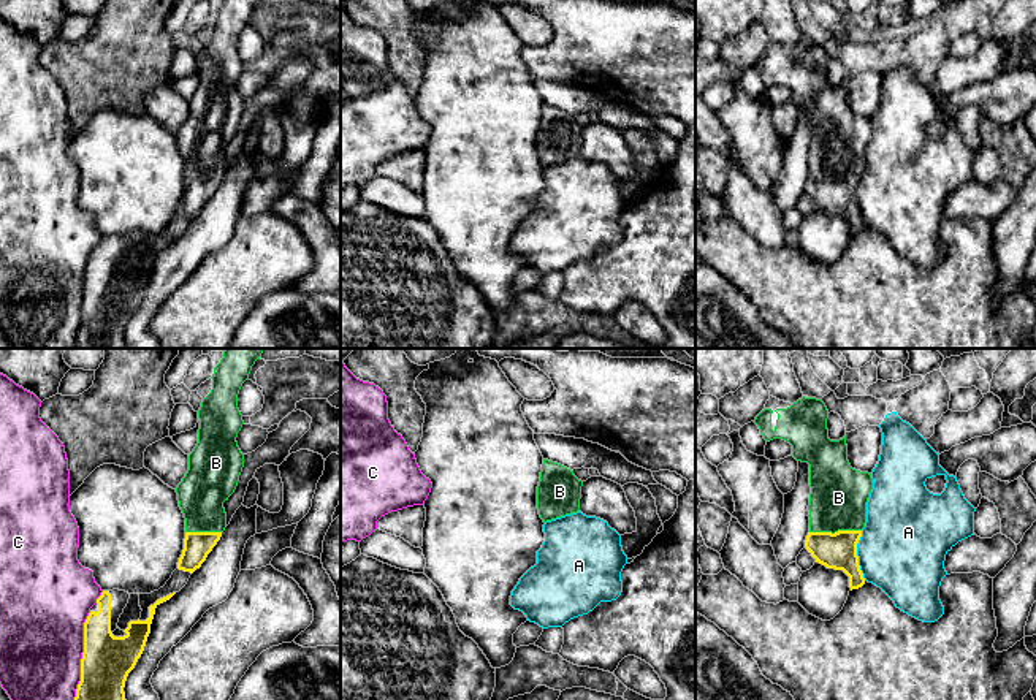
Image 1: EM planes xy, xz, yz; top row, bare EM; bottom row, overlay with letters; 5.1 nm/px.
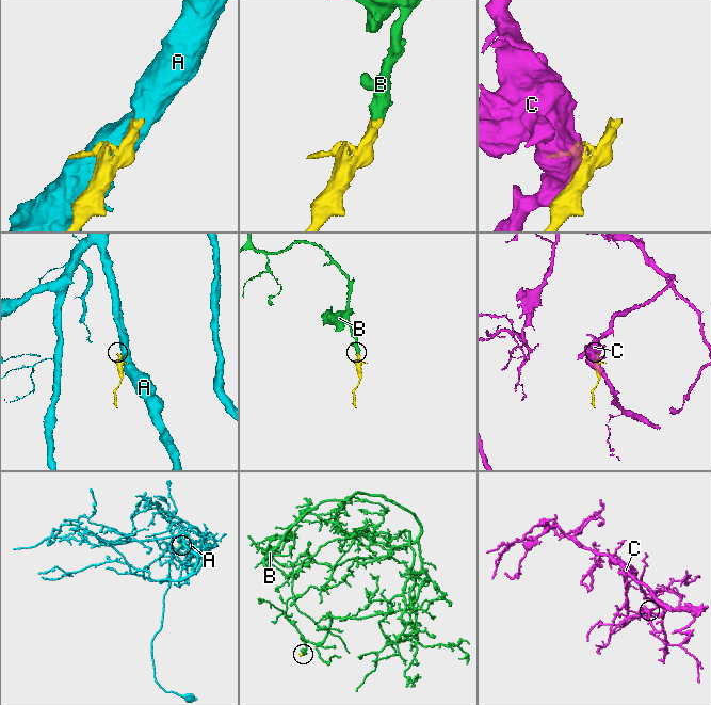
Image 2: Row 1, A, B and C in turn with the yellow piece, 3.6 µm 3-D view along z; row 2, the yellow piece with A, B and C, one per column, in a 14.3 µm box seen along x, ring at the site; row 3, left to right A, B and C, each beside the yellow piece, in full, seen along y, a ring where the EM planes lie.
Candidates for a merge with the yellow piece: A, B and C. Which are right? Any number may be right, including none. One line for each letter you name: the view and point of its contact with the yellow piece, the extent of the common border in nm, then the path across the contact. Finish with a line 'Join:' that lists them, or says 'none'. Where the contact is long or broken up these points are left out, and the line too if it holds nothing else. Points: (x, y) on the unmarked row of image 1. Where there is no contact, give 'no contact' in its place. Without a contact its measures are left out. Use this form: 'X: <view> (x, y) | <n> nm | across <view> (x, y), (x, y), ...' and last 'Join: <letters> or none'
B: yz (835, 178) | 260 nm | across yz (838, 195), (835, 192), (835, 178), (838, 143)
Join: B

